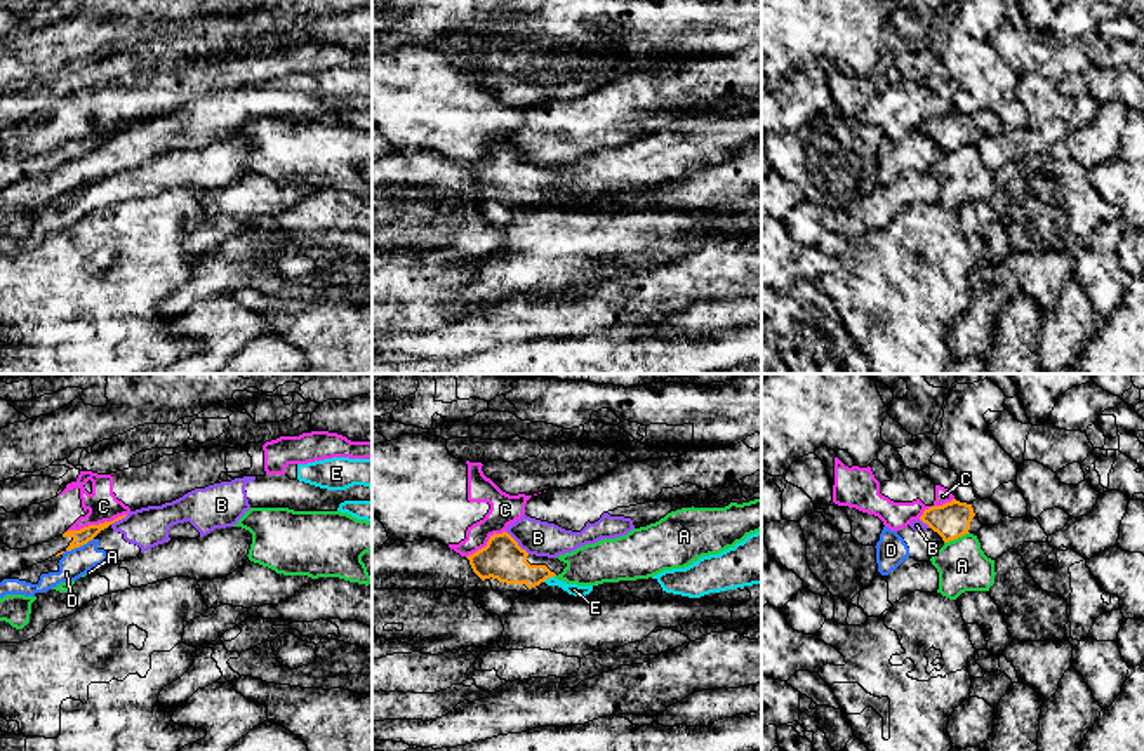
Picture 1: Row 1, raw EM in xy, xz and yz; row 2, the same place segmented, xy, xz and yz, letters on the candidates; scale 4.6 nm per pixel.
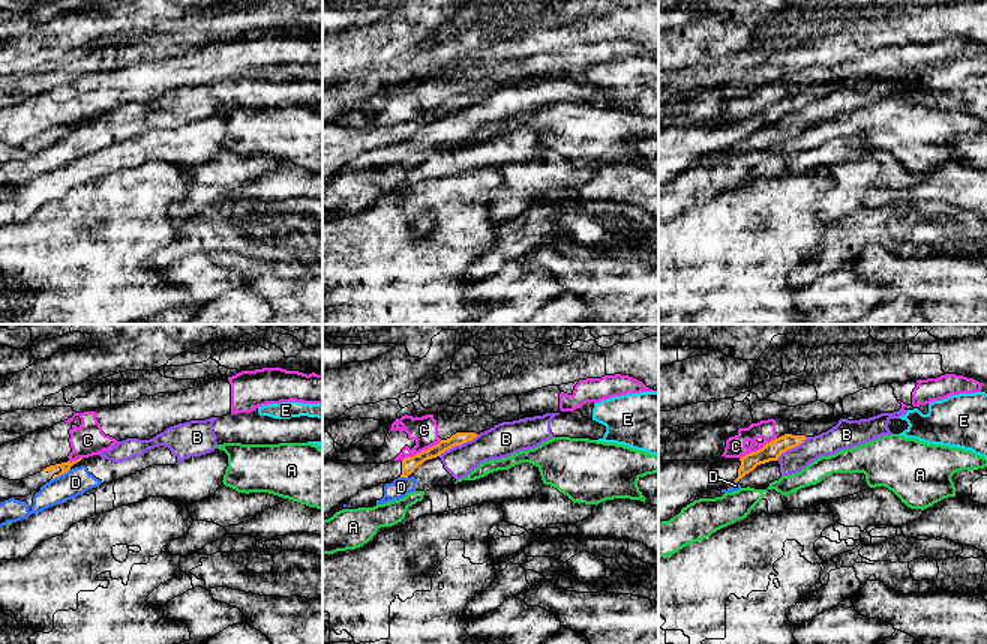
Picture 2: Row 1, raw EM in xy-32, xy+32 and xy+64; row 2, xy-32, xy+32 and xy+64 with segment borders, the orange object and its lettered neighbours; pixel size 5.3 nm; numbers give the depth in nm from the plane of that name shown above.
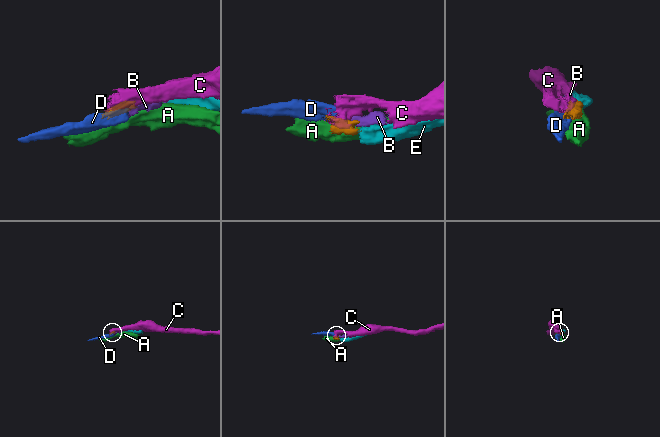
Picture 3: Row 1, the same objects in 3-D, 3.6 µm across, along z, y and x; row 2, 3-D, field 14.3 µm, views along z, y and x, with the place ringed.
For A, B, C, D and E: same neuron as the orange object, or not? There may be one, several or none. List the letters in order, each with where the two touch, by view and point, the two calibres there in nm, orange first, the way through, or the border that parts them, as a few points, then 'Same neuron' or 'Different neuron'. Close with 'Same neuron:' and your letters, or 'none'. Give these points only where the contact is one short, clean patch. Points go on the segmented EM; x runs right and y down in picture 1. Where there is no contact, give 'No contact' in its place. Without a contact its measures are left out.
A: Touches orange at yz (957, 538). Thickness 170 nm (orange) against 240 nm. Boundary: yz (969, 532), (944, 543). Different neuron
B: Touches orange at xz (517, 543). Thickness 190 nm (orange) against 160 nm. Boundary: xz (506, 531), (529, 553). Different neuron
C: Touches orange at xy (96, 525). Thickness 70 nm (orange) against 140 nm. Boundary: xy (126, 513), (66, 532). Different neuron
D: Touches orange at xy (77, 546). Thickness 70 nm (orange) against 130 nm. Boundary: xy (93, 538), (61, 553). Different neuron
E: Touches orange at xz (548, 578). Thickness 190 nm (orange) against 50 nm. Path across: xz (501, 558), (517, 571), (548, 578), (574, 590). Same neuron
Same neuron: E

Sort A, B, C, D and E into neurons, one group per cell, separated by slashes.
A / B D / C / E

